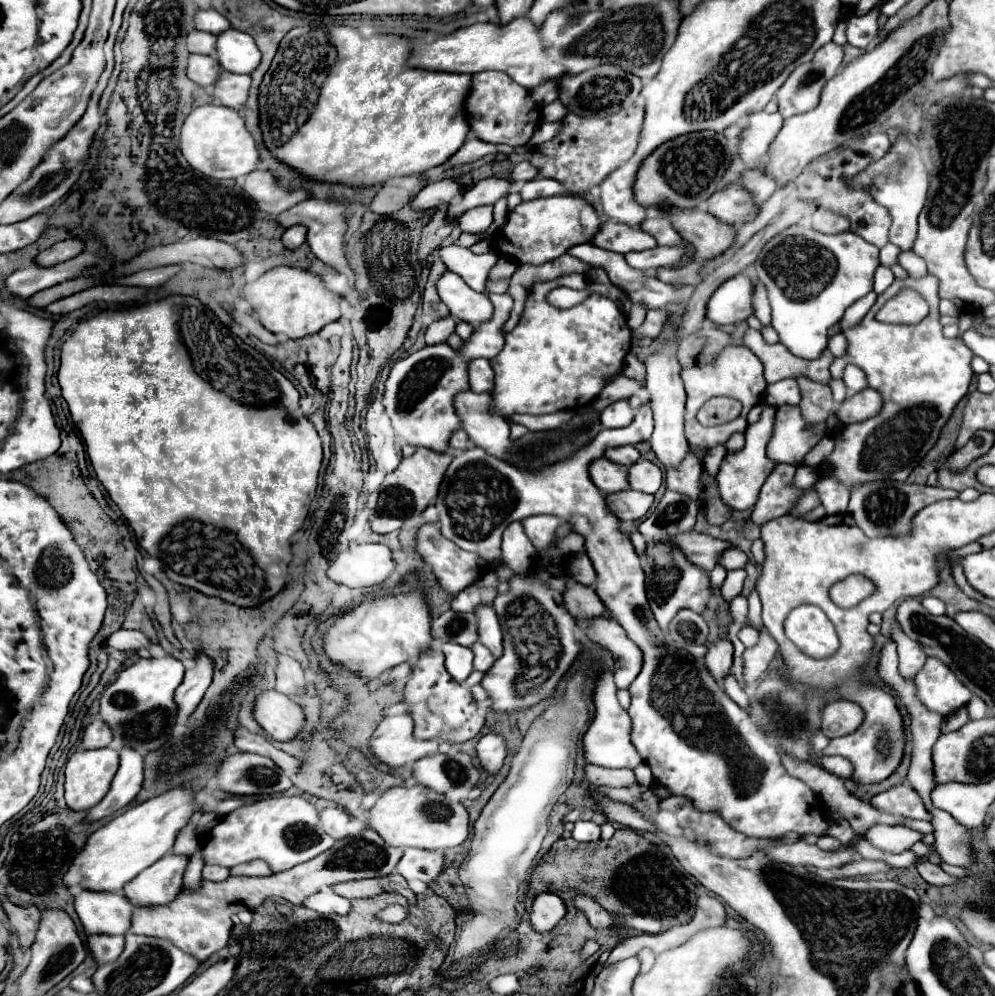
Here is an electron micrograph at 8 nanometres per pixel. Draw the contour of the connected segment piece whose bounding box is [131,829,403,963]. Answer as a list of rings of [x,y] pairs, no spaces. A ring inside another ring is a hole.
[[[365,829],[361,833],[361,841],[357,837],[335,841],[335,845],[329,851],[317,855],[315,859],[299,863],[289,871],[273,873],[269,877],[229,877],[229,869],[207,865],[203,867],[205,881],[201,883],[201,889],[197,889],[197,893],[179,893],[175,901],[171,901],[169,905],[159,905],[157,909],[135,909],[131,919],[133,923],[131,931],[137,935],[167,939],[181,951],[197,957],[197,961],[201,963],[227,945],[231,935],[231,917],[225,917],[225,913],[219,911],[231,913],[231,903],[233,905],[243,903],[250,910],[254,910],[267,897],[279,897],[293,905],[303,905],[303,901],[309,895],[321,891],[323,887],[331,887],[343,881],[389,875],[395,869],[397,861],[401,859],[401,853],[403,853],[401,849],[387,847],[381,841],[381,837],[377,837],[377,833]],[[209,881],[221,881],[221,883],[209,883]]]

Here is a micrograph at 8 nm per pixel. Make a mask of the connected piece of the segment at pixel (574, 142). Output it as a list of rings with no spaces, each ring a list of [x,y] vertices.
[[[631,107],[607,117],[577,117],[567,113],[563,117],[563,129],[549,141],[537,145],[531,151],[531,165],[537,169],[537,177],[547,177],[563,183],[571,195],[585,195],[591,187],[597,187],[619,165],[633,157],[645,111]]]

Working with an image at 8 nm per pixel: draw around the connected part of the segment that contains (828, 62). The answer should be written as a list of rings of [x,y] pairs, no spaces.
[[[831,41],[831,43],[823,45],[821,49],[817,49],[815,57],[813,57],[809,63],[799,65],[799,67],[787,77],[787,81],[779,87],[779,91],[777,91],[779,113],[783,115],[783,119],[789,119],[789,117],[793,117],[793,115],[801,115],[801,113],[807,113],[807,111],[815,109],[817,103],[819,103],[819,97],[821,97],[821,91],[823,91],[825,83],[837,75],[839,67],[841,67],[841,61],[843,61],[843,47]]]

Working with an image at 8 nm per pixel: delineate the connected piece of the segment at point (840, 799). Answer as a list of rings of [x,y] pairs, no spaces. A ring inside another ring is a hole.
[[[781,753],[781,757],[783,757],[783,765],[785,765],[785,769],[787,769],[793,777],[805,781],[805,783],[815,791],[815,795],[819,797],[819,801],[823,801],[829,809],[837,811],[839,815],[845,818],[859,837],[863,837],[865,831],[867,831],[869,827],[873,827],[873,825],[903,825],[903,823],[905,823],[905,817],[897,817],[897,815],[891,815],[891,813],[877,811],[871,803],[865,803],[865,801],[853,797],[853,795],[845,789],[841,777],[837,777],[837,775],[825,771],[823,767],[813,765],[813,763],[801,763],[801,761],[797,761],[795,757],[789,757],[789,755],[785,755],[785,753]]]

